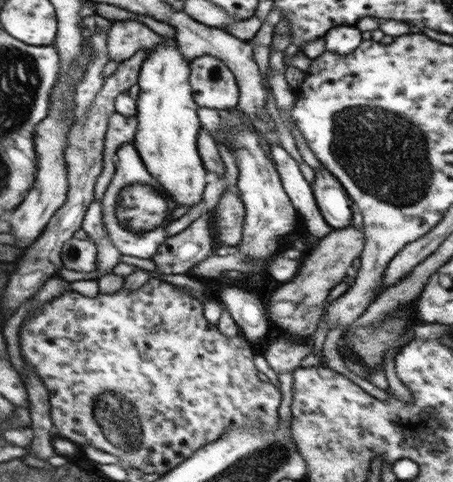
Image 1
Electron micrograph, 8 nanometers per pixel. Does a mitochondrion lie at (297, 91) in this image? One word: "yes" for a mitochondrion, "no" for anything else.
no

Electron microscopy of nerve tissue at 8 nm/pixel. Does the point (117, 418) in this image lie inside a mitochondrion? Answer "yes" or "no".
yes

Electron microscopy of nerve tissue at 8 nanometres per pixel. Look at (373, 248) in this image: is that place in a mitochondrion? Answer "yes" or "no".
no

